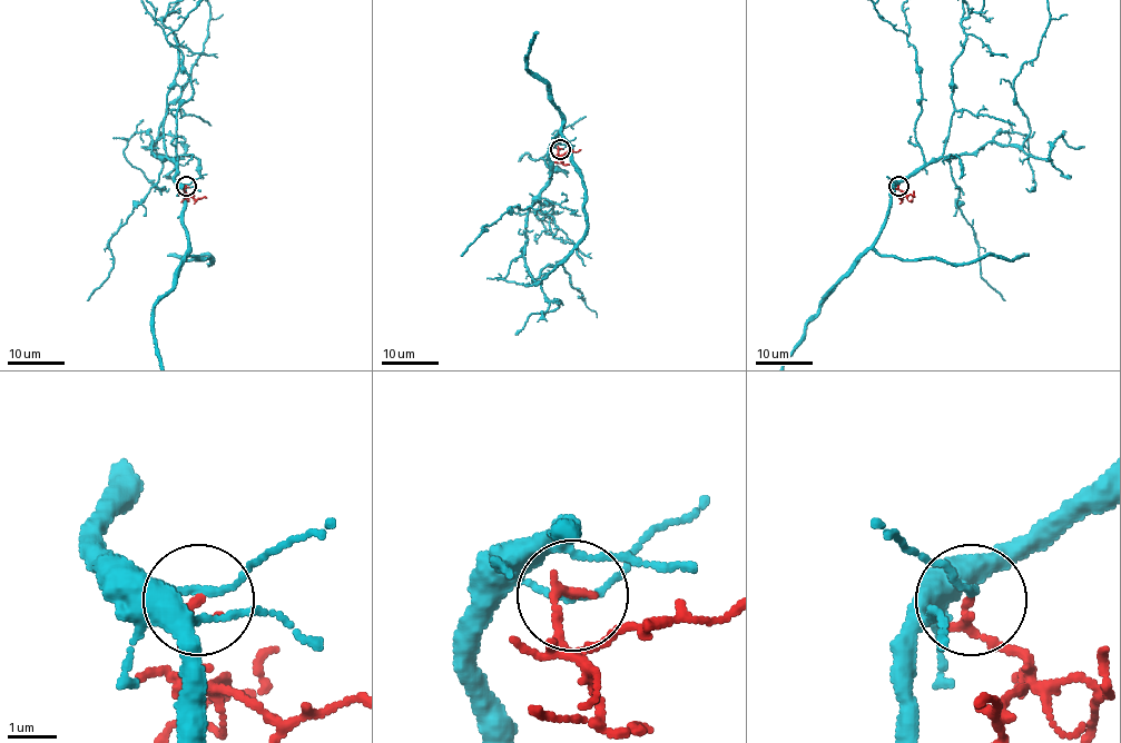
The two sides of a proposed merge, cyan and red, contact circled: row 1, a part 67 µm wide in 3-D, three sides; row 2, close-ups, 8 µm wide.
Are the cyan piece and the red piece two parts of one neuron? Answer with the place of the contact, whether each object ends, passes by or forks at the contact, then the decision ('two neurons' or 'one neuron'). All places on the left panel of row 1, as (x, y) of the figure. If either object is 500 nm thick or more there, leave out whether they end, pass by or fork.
place (186, 186); cyan passes by; red ends; two neurons

